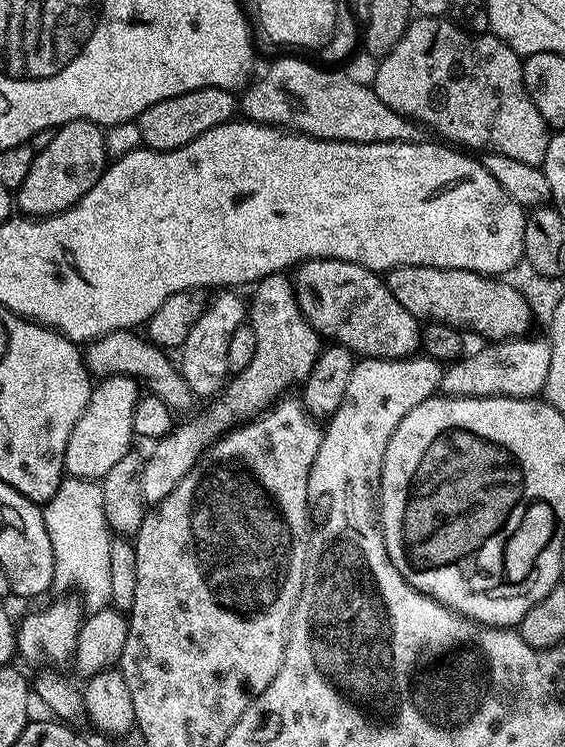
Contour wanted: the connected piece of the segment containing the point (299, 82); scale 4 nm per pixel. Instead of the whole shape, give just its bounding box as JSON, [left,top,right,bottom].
[238,56,421,144]

